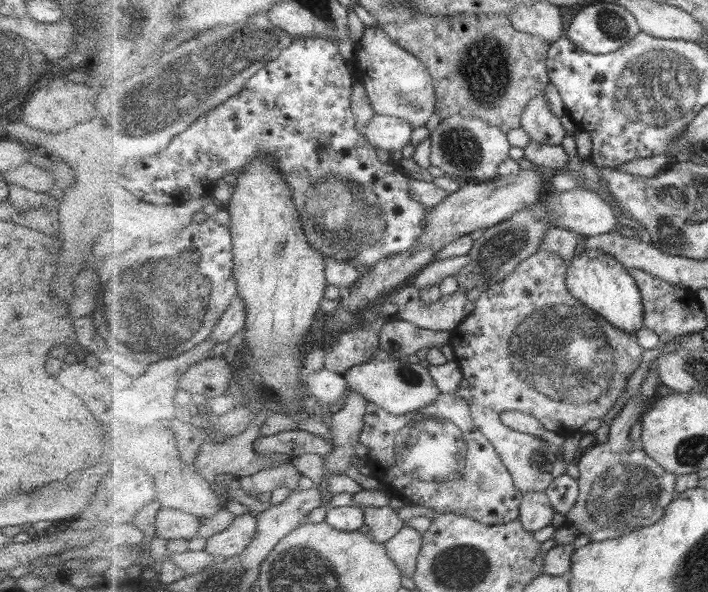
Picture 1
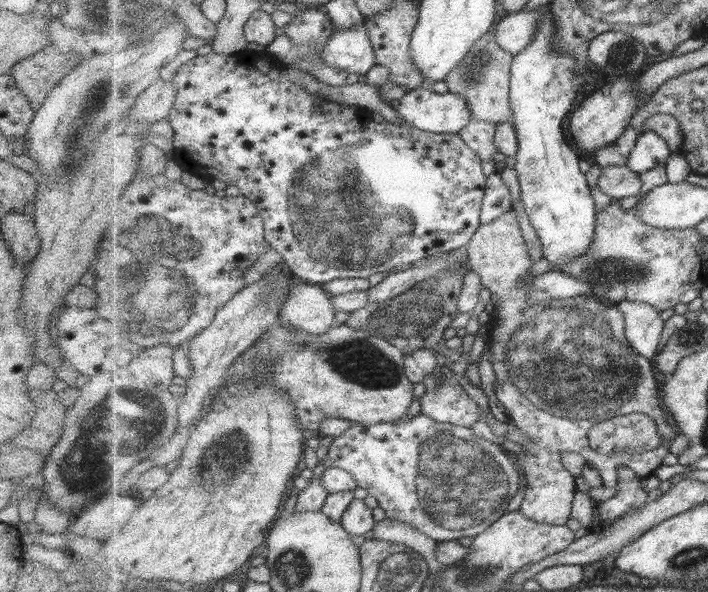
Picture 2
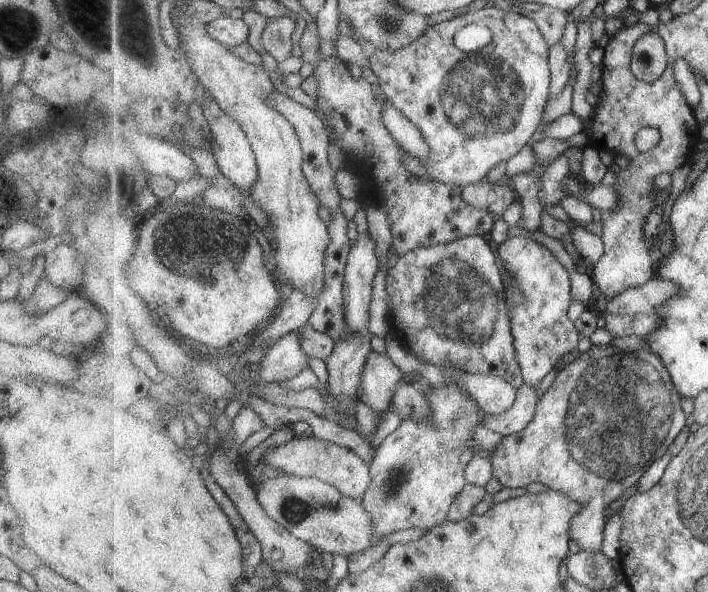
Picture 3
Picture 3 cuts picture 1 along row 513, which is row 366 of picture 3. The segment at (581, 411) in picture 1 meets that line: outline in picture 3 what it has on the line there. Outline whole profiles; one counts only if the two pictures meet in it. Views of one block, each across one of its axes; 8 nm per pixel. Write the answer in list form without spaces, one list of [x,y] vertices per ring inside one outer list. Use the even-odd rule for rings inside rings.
[[[487,236],[487,242],[491,244],[495,258],[497,254],[500,256],[497,262],[503,282],[506,270],[509,270],[525,292],[525,302],[512,311],[512,331],[524,382],[529,386],[537,386],[557,366],[557,362],[575,349],[581,348],[579,332],[569,316],[573,298],[567,263],[555,258],[555,254],[547,246],[524,236],[507,239],[499,246]]]

